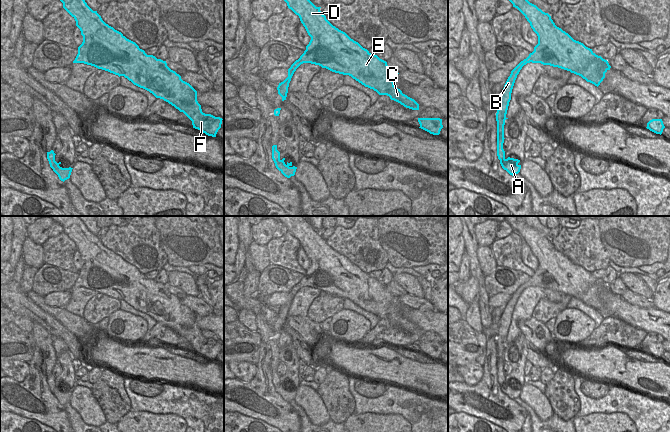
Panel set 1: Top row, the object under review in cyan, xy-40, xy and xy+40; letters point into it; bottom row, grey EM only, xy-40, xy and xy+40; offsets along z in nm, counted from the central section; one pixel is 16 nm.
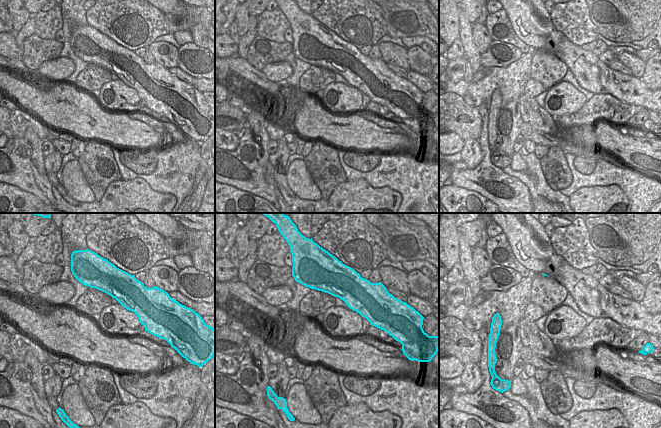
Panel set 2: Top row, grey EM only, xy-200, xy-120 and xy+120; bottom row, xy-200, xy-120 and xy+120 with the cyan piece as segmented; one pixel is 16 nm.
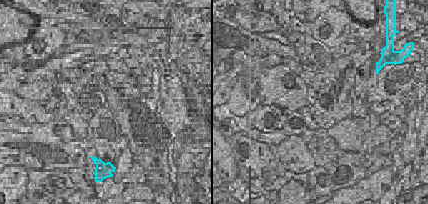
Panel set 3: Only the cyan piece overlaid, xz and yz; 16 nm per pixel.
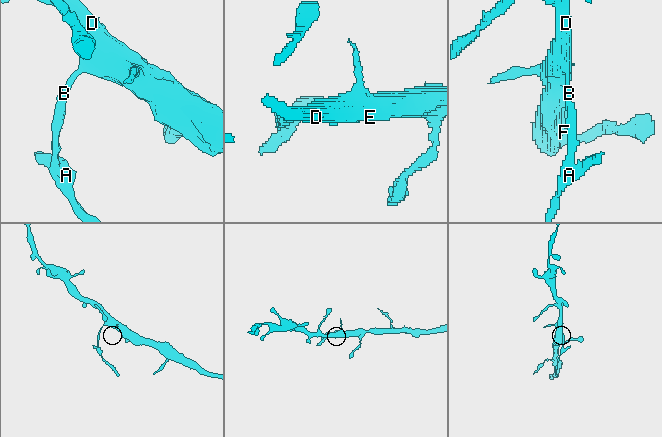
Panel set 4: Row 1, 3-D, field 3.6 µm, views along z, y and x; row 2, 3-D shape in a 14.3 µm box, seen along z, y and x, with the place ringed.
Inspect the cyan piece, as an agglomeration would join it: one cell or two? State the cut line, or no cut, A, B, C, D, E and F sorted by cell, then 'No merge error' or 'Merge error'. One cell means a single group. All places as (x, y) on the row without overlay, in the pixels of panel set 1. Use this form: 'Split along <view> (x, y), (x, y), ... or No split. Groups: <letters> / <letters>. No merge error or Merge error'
Split along xy (280, 384), (282, 391), (293, 399). Groups: A / B C D E F. Merge error.

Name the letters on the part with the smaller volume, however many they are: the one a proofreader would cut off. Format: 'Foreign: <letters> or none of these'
Foreign: A.

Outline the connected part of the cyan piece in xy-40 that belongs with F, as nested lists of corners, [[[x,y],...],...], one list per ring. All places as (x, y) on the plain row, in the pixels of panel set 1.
[[[78,216],[50,217],[63,227],[83,260],[73,287],[84,287],[124,300],[183,336],[192,345],[193,352],[216,361],[223,343],[202,336],[197,315],[171,294],[166,285],[147,279],[135,266],[106,248]]]

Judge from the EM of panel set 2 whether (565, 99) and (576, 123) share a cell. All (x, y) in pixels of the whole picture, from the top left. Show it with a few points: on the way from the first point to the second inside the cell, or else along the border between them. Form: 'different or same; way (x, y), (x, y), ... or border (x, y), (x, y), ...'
different; border (586, 102), (577, 111), (555, 118)

